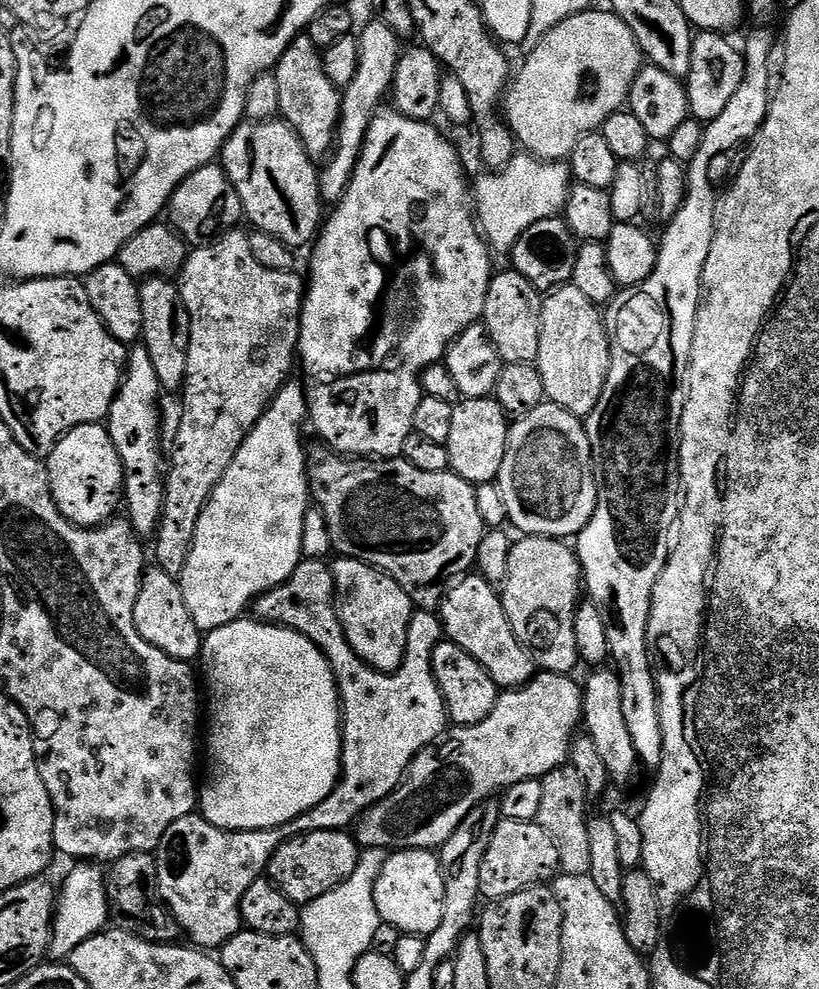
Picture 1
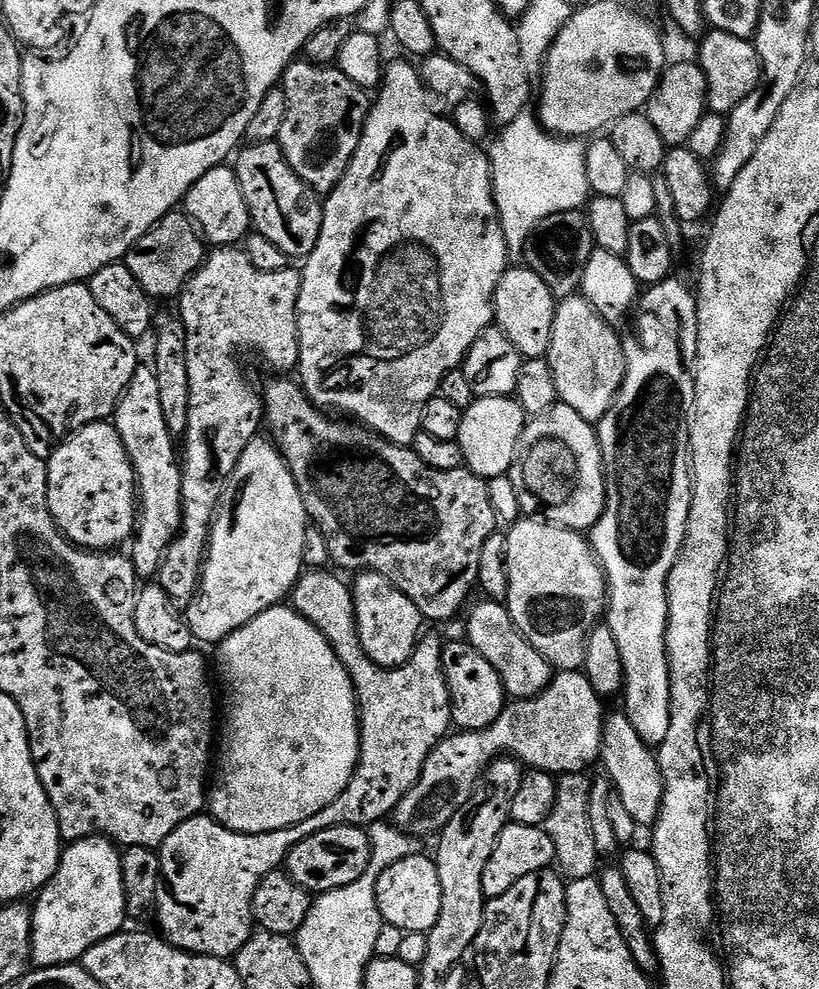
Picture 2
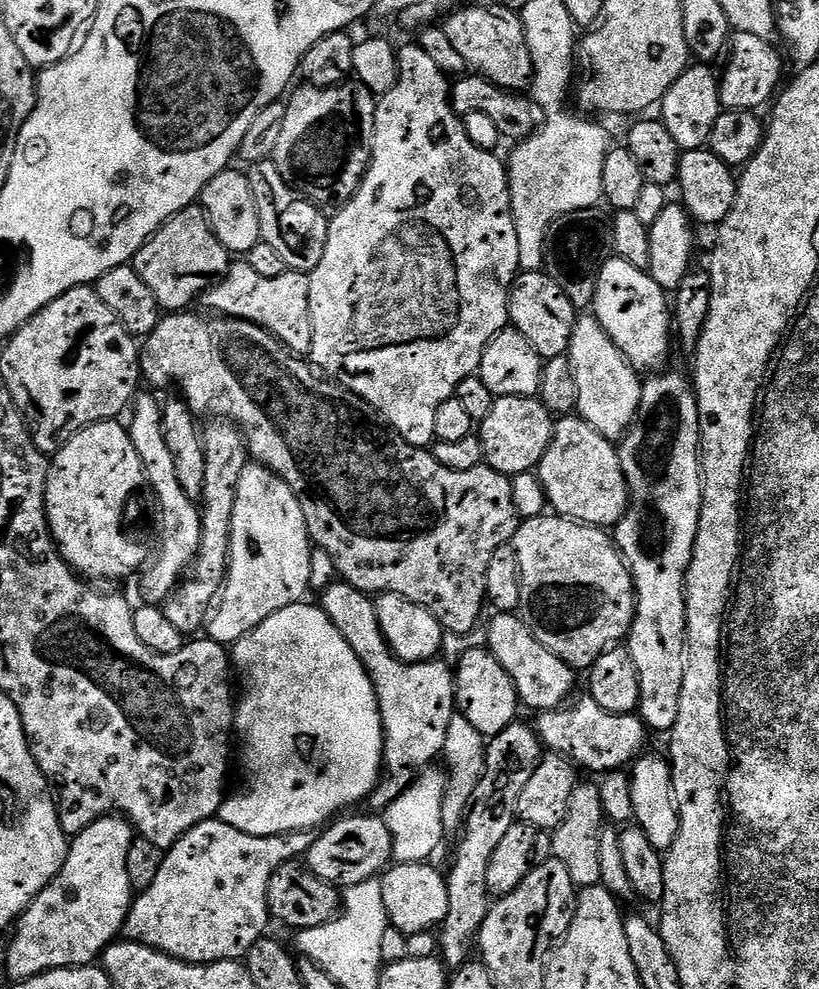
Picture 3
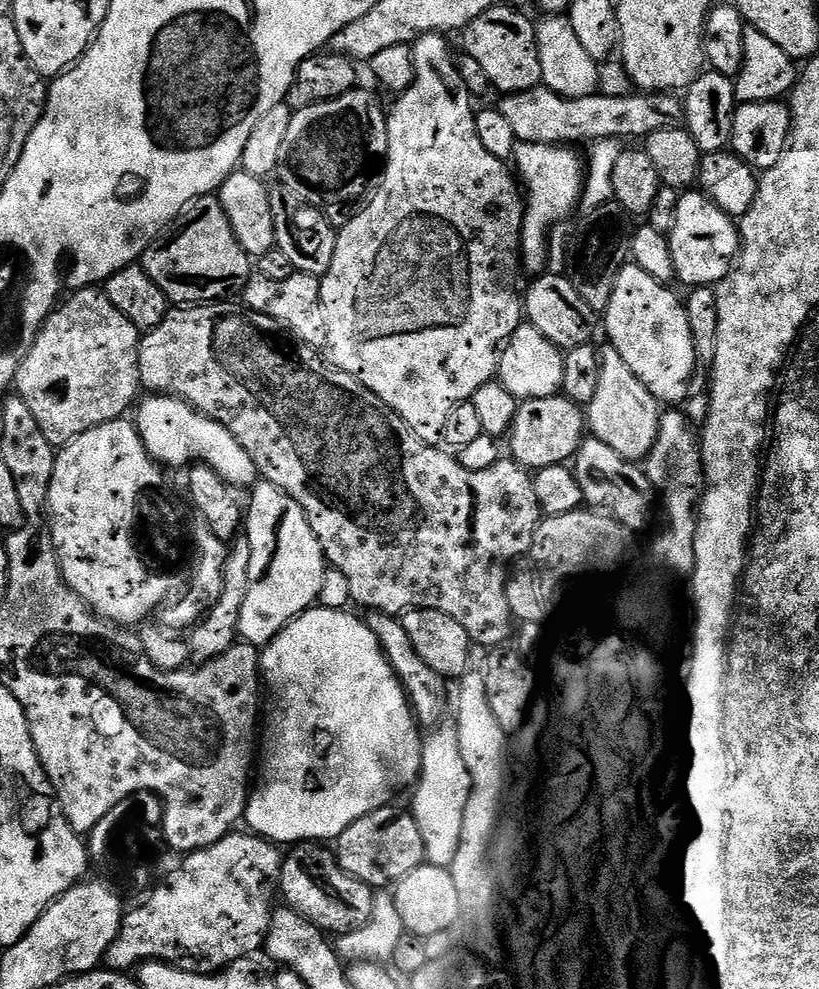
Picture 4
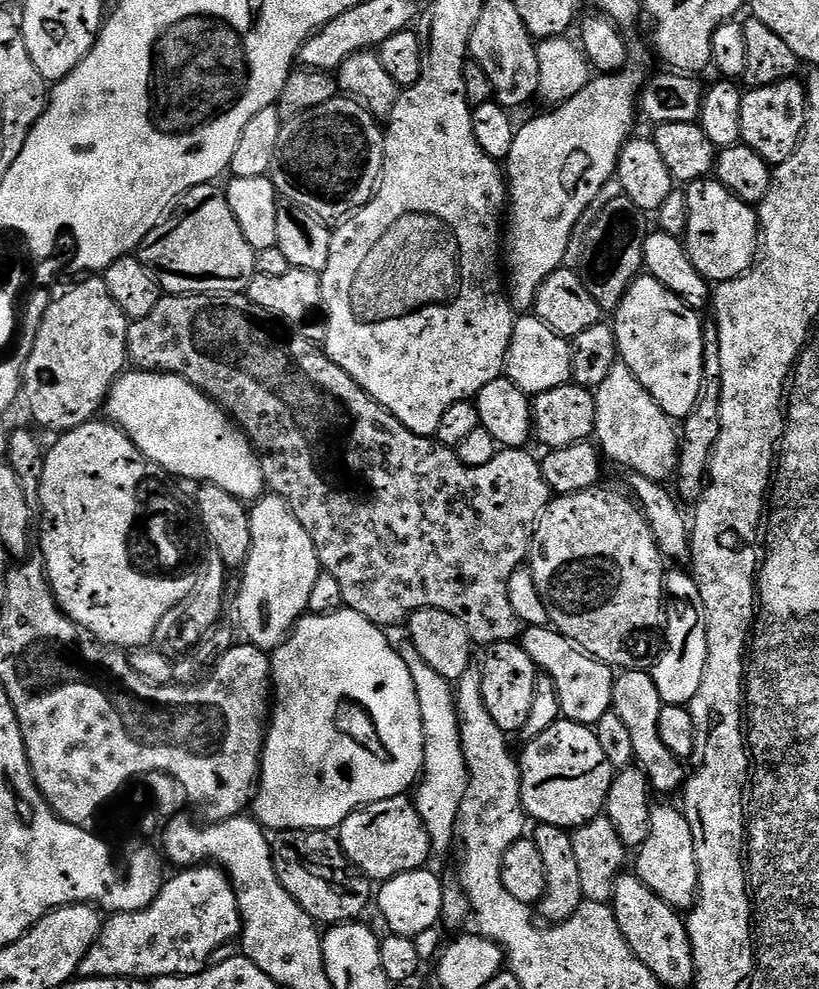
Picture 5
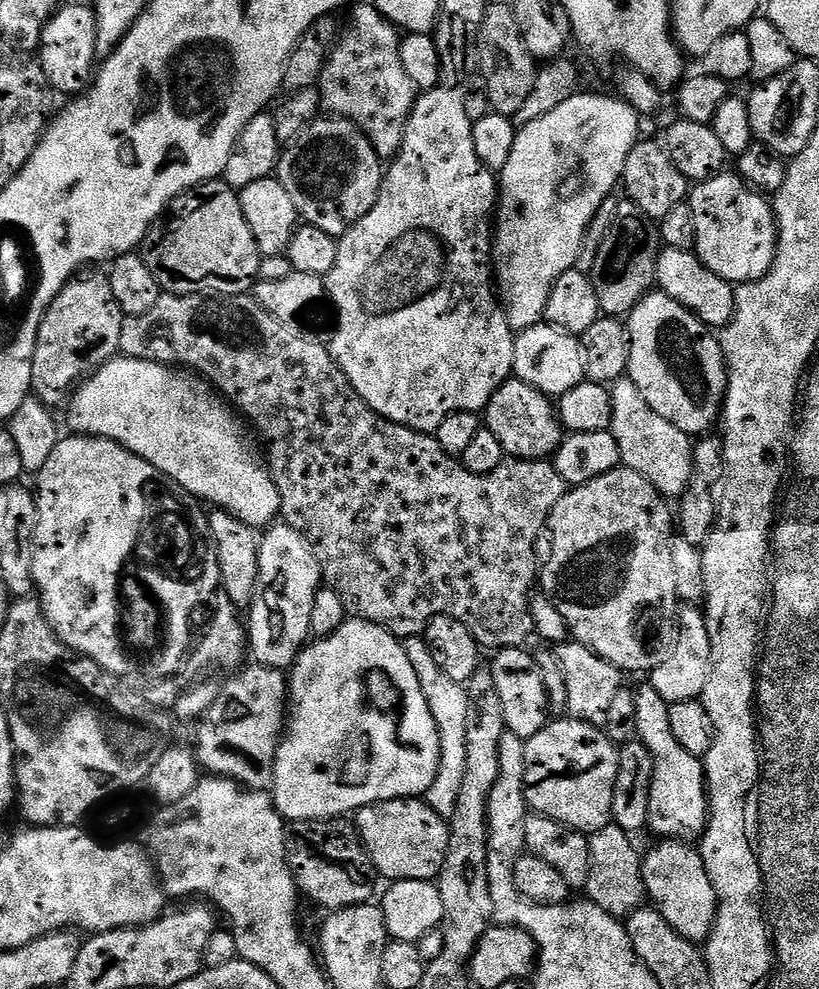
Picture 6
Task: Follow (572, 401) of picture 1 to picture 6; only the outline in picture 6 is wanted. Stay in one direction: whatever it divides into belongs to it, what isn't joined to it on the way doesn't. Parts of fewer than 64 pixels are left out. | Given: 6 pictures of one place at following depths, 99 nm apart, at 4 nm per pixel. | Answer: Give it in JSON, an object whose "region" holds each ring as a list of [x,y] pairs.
{"region":[[[621,378],[611,385],[612,426],[611,431],[618,442],[623,467],[638,470],[666,498],[679,498],[692,481],[693,441],[687,432],[678,430],[666,418],[654,414],[642,398],[638,386],[627,378]]]}

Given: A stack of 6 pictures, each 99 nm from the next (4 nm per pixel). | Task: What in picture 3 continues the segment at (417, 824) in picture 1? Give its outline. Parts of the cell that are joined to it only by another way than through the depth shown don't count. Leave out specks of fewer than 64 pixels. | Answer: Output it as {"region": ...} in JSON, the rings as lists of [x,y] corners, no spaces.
{"region":[[[580,695],[554,712],[539,713],[537,720],[540,721],[535,721],[534,727],[541,745],[549,753],[564,756],[583,771],[585,768],[588,772],[607,774],[631,765],[645,751],[644,743],[650,737],[643,720],[636,714],[607,712],[592,696]]]}

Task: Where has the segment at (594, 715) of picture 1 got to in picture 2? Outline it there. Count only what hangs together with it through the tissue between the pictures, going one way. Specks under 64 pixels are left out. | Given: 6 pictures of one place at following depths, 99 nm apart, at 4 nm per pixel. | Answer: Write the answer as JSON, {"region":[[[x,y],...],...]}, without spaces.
{"region":[[[616,710],[616,713],[609,715],[604,722],[604,737],[602,738],[602,750],[600,760],[608,773],[615,799],[626,806],[630,818],[638,826],[655,825],[656,819],[660,816],[660,807],[664,801],[664,779],[657,753],[644,741],[638,738],[638,730],[630,726],[630,718],[624,715],[623,711]]]}

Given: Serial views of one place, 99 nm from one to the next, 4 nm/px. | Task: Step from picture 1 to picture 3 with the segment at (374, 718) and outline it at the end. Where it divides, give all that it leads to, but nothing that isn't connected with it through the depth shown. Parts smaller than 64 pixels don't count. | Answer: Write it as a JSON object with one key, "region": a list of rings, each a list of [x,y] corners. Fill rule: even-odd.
{"region":[[[337,582],[331,584],[319,597],[319,607],[338,626],[342,638],[350,642],[354,654],[363,662],[368,675],[372,677],[372,685],[376,687],[376,697],[380,703],[380,713],[384,723],[384,766],[386,775],[377,784],[366,804],[372,810],[388,808],[412,784],[413,780],[433,763],[435,756],[439,757],[444,751],[446,730],[450,730],[452,717],[457,715],[456,707],[456,682],[453,669],[443,664],[443,659],[428,660],[425,664],[408,664],[400,660],[392,652],[392,647],[386,642],[382,630],[378,626],[378,614],[373,597],[367,592],[360,592],[354,586]],[[218,818],[204,820],[198,826],[194,826],[189,832],[184,833],[184,837],[176,841],[174,847],[167,849],[162,870],[158,870],[158,878],[145,890],[133,899],[132,908],[128,911],[128,917],[124,923],[123,935],[132,940],[135,944],[145,944],[154,950],[164,952],[176,960],[184,960],[188,964],[213,964],[219,960],[239,960],[243,961],[248,952],[265,935],[264,932],[270,925],[270,913],[268,910],[268,891],[270,890],[270,878],[278,866],[287,864],[289,860],[303,857],[308,851],[308,847],[315,842],[317,833],[309,830],[307,832],[283,832],[280,836],[255,836],[246,834],[242,830],[234,830],[226,822]]]}

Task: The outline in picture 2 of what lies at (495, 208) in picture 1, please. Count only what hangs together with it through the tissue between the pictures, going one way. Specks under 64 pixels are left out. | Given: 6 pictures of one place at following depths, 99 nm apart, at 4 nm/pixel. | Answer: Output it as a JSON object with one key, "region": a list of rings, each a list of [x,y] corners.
{"region":[[[504,130],[487,149],[492,164],[492,193],[498,206],[498,218],[508,243],[508,259],[523,261],[526,242],[543,220],[554,214],[583,209],[590,200],[586,176],[585,141],[549,135],[548,140],[528,140],[524,132]]]}

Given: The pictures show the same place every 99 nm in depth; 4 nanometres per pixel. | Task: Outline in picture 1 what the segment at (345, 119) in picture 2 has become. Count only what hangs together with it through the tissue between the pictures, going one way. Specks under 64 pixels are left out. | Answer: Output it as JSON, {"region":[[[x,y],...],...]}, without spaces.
{"region":[[[307,34],[296,36],[276,63],[274,75],[278,78],[279,115],[298,134],[309,156],[327,157],[336,143],[336,130],[340,126],[342,92],[324,69],[321,49],[310,42]]]}

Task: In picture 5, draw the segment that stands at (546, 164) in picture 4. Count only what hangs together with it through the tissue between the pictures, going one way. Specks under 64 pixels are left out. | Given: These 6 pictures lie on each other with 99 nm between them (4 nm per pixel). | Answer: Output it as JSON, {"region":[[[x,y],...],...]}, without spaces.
{"region":[[[631,41],[628,58],[628,64],[620,72],[595,75],[574,98],[548,110],[552,112],[545,116],[534,117],[529,124],[521,123],[516,129],[514,146],[510,146],[506,161],[506,183],[510,189],[510,219],[506,224],[506,291],[517,313],[533,311],[542,282],[565,263],[564,255],[568,252],[576,223],[599,198],[608,179],[611,181],[616,175],[620,151],[633,135],[632,127],[638,121],[639,96],[650,75],[648,66],[652,56],[647,43]]]}

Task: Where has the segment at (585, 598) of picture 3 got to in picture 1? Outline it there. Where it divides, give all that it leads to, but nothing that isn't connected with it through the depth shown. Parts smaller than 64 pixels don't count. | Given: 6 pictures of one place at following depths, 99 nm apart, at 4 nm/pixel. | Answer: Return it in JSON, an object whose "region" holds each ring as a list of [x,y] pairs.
{"region":[[[521,535],[519,539],[513,543],[512,549],[510,550],[510,570],[506,574],[506,578],[502,585],[502,599],[504,601],[504,609],[506,610],[506,618],[510,622],[514,634],[518,638],[518,642],[523,648],[528,649],[528,653],[532,656],[532,660],[536,664],[537,669],[546,672],[575,673],[576,664],[579,665],[581,663],[580,651],[577,650],[576,643],[574,642],[574,614],[576,613],[576,605],[581,603],[582,600],[582,569],[580,566],[580,559],[569,545],[568,548],[564,545],[567,543],[560,538]]]}

